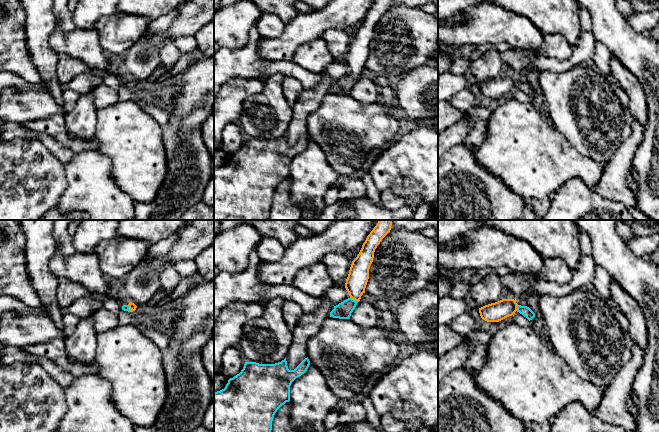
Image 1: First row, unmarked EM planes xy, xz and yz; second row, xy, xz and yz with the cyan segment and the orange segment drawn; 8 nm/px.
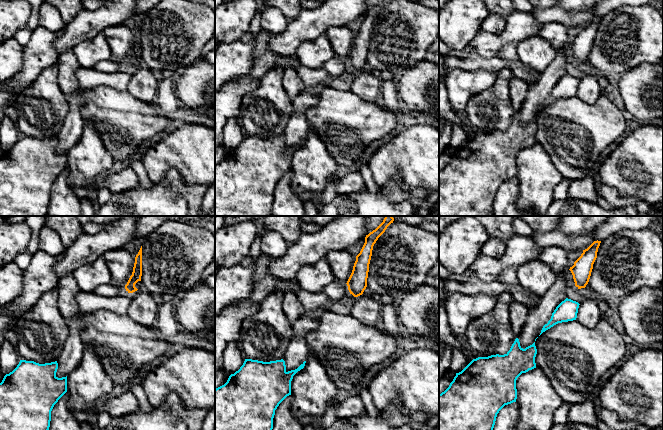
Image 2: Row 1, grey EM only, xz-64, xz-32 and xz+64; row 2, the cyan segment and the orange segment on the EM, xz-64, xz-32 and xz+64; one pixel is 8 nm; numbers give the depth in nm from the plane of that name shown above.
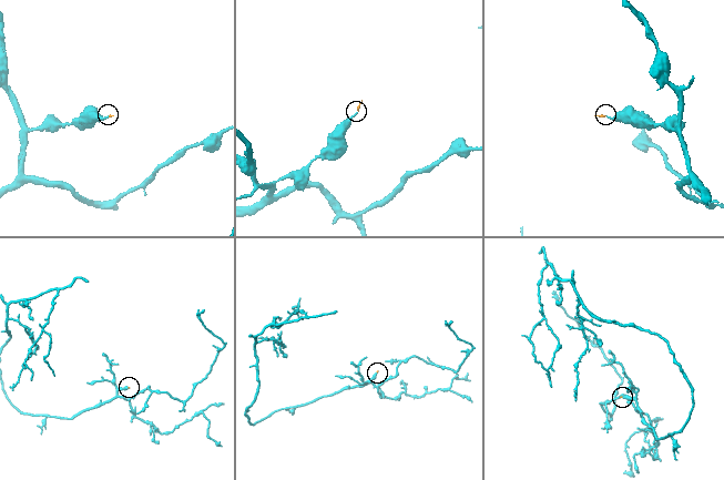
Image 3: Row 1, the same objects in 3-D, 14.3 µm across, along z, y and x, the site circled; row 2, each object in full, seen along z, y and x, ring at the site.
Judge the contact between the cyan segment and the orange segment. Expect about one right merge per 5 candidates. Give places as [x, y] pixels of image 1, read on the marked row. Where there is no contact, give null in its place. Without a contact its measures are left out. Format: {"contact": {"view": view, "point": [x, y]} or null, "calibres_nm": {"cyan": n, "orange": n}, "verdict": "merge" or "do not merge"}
{"contact": {"view": "xz", "point": [354, 300]}, "calibres_nm": {"cyan": 140, "orange": 170}, "verdict": "merge"}

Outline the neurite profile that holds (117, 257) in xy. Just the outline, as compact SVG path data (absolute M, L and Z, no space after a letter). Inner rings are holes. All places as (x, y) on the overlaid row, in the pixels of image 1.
M117 236L100 242L93 253L106 277L123 279L148 252L150 244L139 239Z

